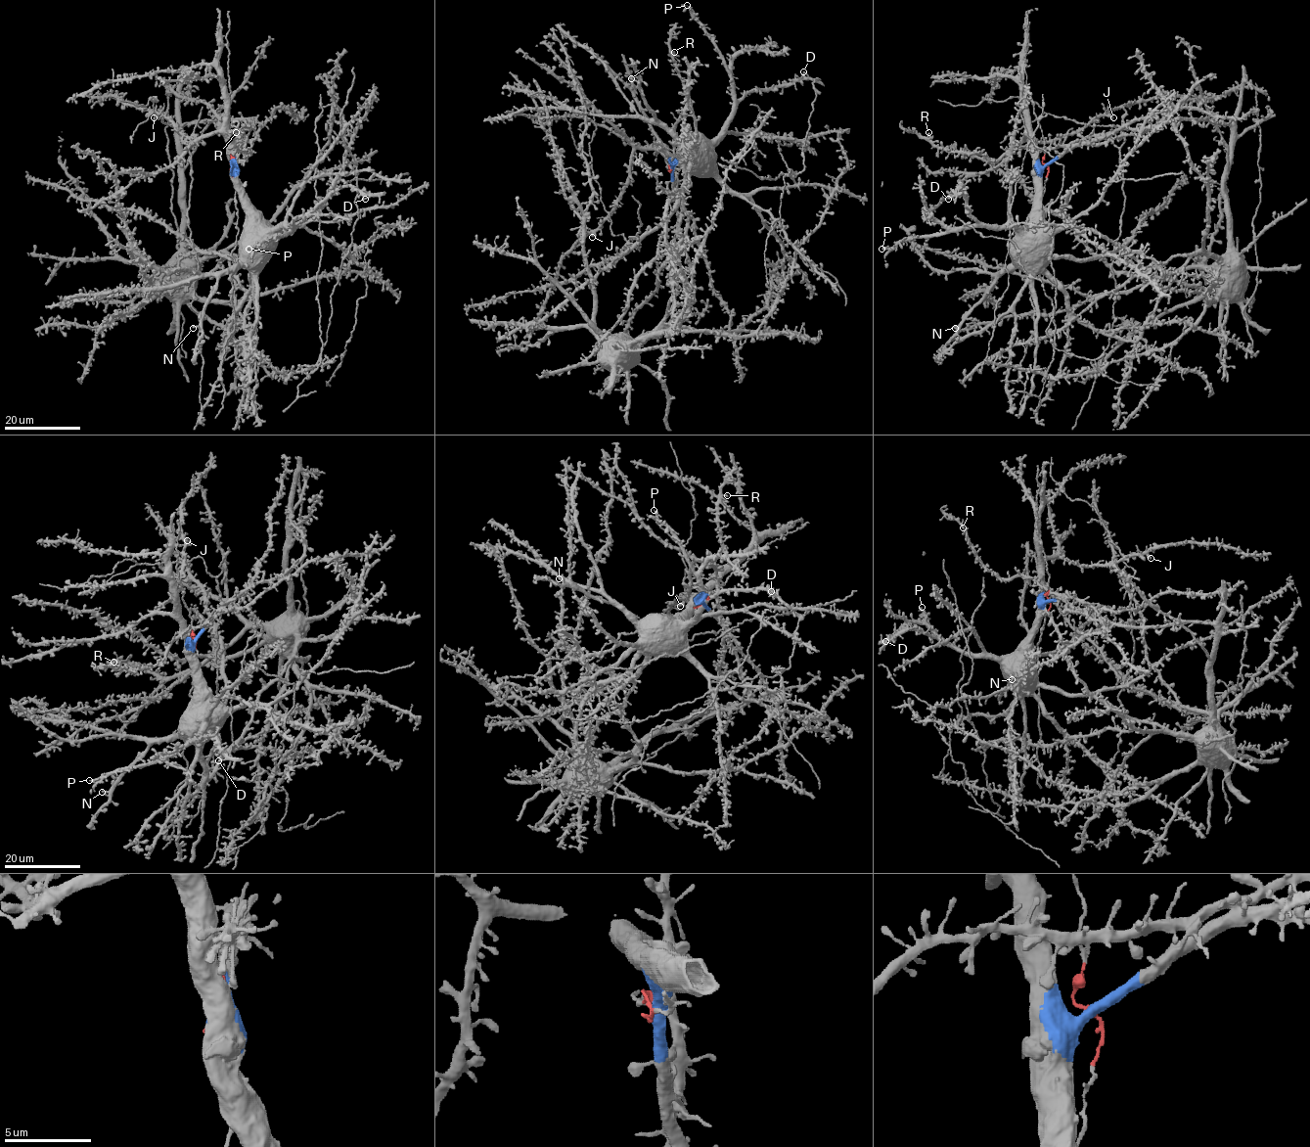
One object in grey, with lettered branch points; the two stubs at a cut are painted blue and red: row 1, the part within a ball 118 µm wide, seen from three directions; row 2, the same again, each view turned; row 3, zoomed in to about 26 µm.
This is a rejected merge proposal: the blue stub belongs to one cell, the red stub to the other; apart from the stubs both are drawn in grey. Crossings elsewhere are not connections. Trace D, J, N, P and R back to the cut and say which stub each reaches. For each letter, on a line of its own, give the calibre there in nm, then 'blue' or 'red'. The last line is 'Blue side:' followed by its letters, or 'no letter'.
D: 180 nm | blue
J: 400 nm | blue
N: 240 nm | blue
P: 320 nm | blue
R: 220 nm | red
Blue side: D, J, N, P

